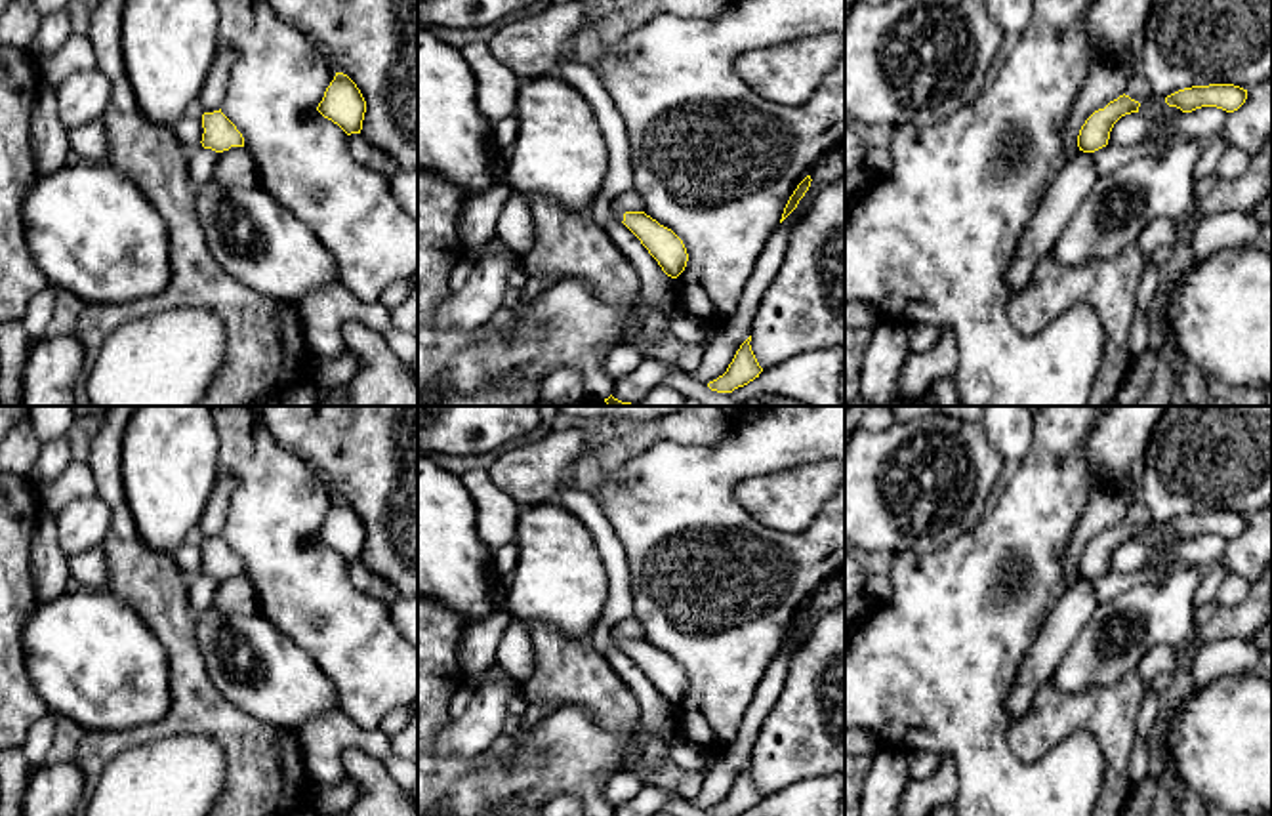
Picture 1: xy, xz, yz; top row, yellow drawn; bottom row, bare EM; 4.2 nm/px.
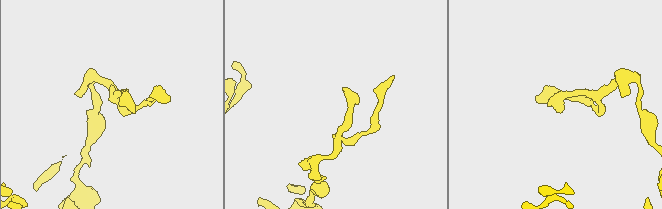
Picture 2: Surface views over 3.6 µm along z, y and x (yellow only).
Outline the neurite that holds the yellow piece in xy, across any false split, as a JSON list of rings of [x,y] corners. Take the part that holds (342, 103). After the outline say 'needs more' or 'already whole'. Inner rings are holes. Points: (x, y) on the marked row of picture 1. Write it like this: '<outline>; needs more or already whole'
[[[336,72],[317,111],[351,135],[362,130],[366,101],[347,74]]]; already whole

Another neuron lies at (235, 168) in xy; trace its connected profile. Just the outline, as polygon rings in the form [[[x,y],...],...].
[[[231,147],[219,153],[212,183],[223,187],[254,187],[257,185],[257,170],[252,154],[244,147]]]

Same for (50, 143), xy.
[[[42,86],[31,116],[31,145],[38,175],[50,175],[72,160],[69,130],[59,118],[55,86]]]

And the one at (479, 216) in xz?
[[[496,147],[490,187],[465,198],[458,219],[458,233],[465,250],[481,248],[496,238],[496,225],[503,215],[511,193],[513,189],[507,183],[507,154]]]

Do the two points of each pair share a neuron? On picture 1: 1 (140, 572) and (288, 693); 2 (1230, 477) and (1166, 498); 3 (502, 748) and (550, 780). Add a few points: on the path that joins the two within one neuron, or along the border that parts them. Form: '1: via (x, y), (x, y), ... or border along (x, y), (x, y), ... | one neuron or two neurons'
1: border along (195, 614), (197, 647), (206, 664) | two neurons
2: via (1215, 477), (1187, 477), (1181, 483) | one neuron
3: border along (512, 738), (508, 767), (485, 765), (471, 775) | two neurons

